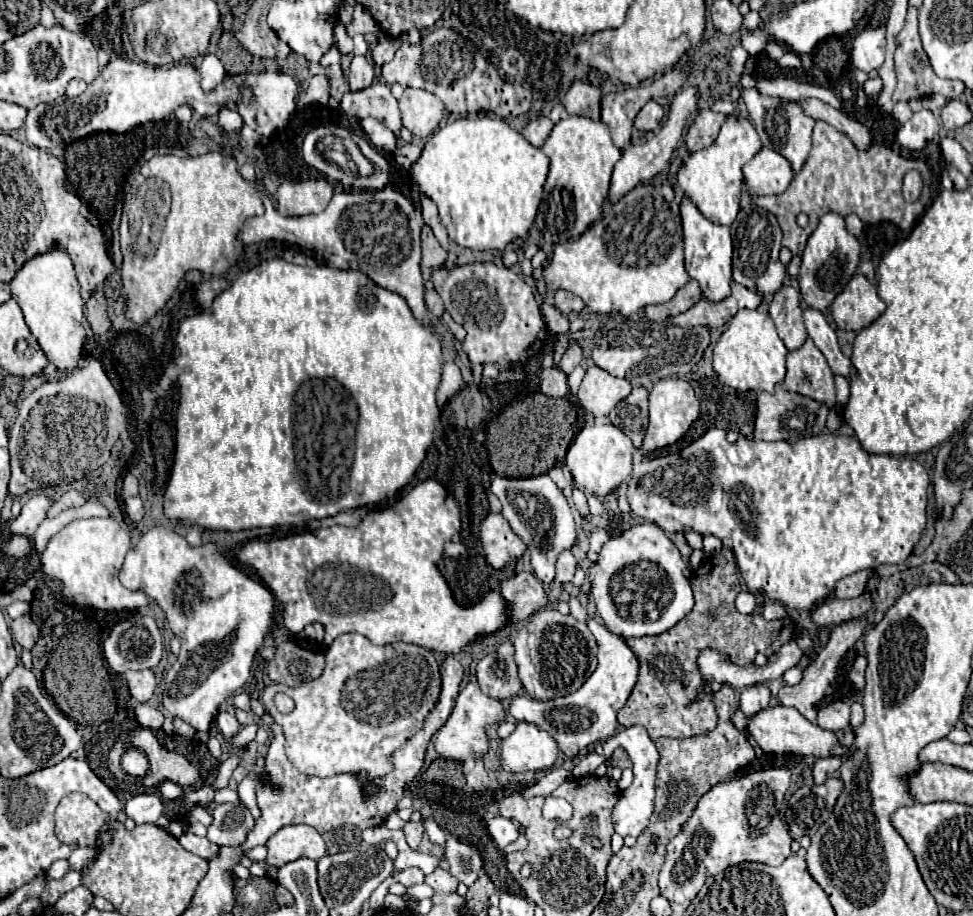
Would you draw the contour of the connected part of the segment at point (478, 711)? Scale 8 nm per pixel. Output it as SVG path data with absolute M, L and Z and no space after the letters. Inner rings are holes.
M467 684L455 702L455 708L449 716L449 720L445 722L445 726L435 734L435 750L443 756L443 758L451 758L451 760L467 760L469 756L483 756L487 754L487 728L491 724L495 724L497 720L501 720L505 714L505 708L499 700L489 698L487 694L483 694L479 690L477 684Z

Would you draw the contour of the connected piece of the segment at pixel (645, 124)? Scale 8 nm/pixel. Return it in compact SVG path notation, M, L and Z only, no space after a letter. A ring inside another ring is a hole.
M649 100L635 116L635 128L645 132L649 130L657 132L661 128L661 122L663 122L663 108L655 100Z

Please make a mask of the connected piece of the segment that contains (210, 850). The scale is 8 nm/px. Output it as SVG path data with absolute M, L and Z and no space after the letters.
M185 832L185 834L179 838L179 842L181 842L181 846L183 846L185 850L189 850L189 852L201 856L201 858L207 858L207 860L213 858L213 856L217 854L217 850L219 850L217 844L211 844L207 838L199 838L199 836L191 834L191 832Z

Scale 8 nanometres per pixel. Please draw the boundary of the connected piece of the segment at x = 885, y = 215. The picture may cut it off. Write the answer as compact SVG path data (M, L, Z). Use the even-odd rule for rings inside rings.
M821 120L813 128L813 148L803 168L795 174L793 186L789 186L781 196L751 196L753 204L775 214L783 230L783 246L787 246L793 254L803 254L807 238L817 228L819 218L827 212L835 212L841 218L857 214L865 224L893 222L901 230L911 230L919 222L929 200L931 200L931 172L925 162L907 160L883 144L873 144L867 150L859 150L843 132L835 130L833 126ZM909 170L921 172L925 188L917 202L907 204L901 198L899 204L899 182L903 182L903 176ZM801 212L809 216L807 228L799 228L797 224L797 214Z

